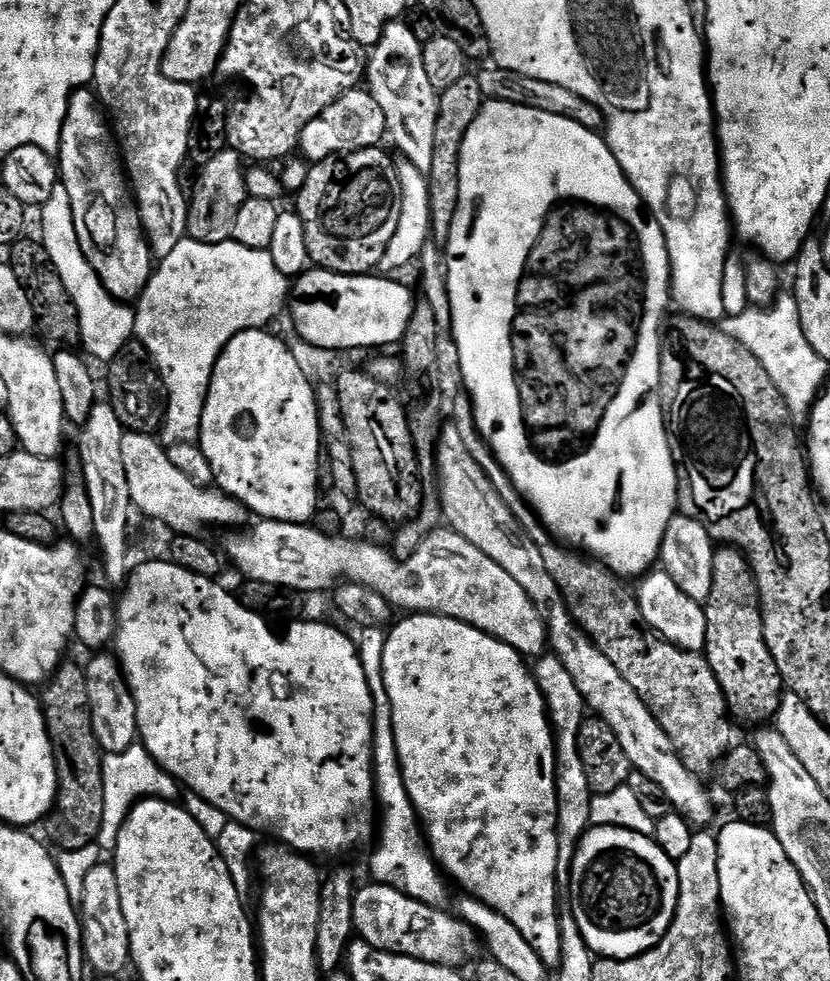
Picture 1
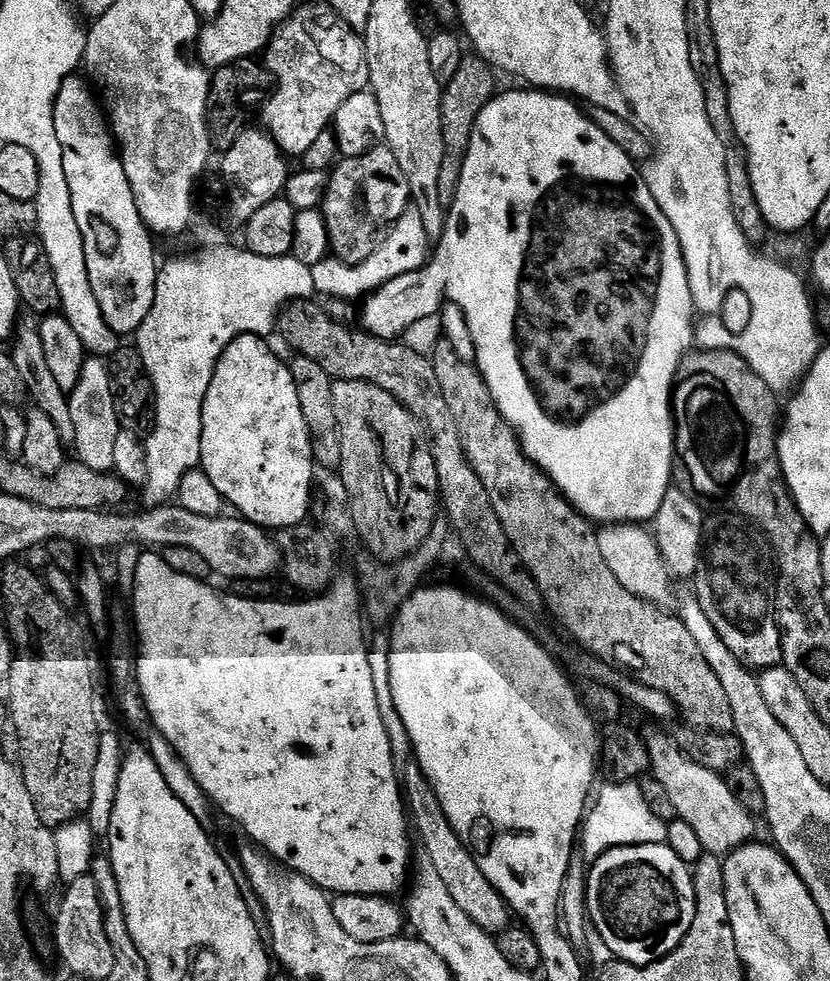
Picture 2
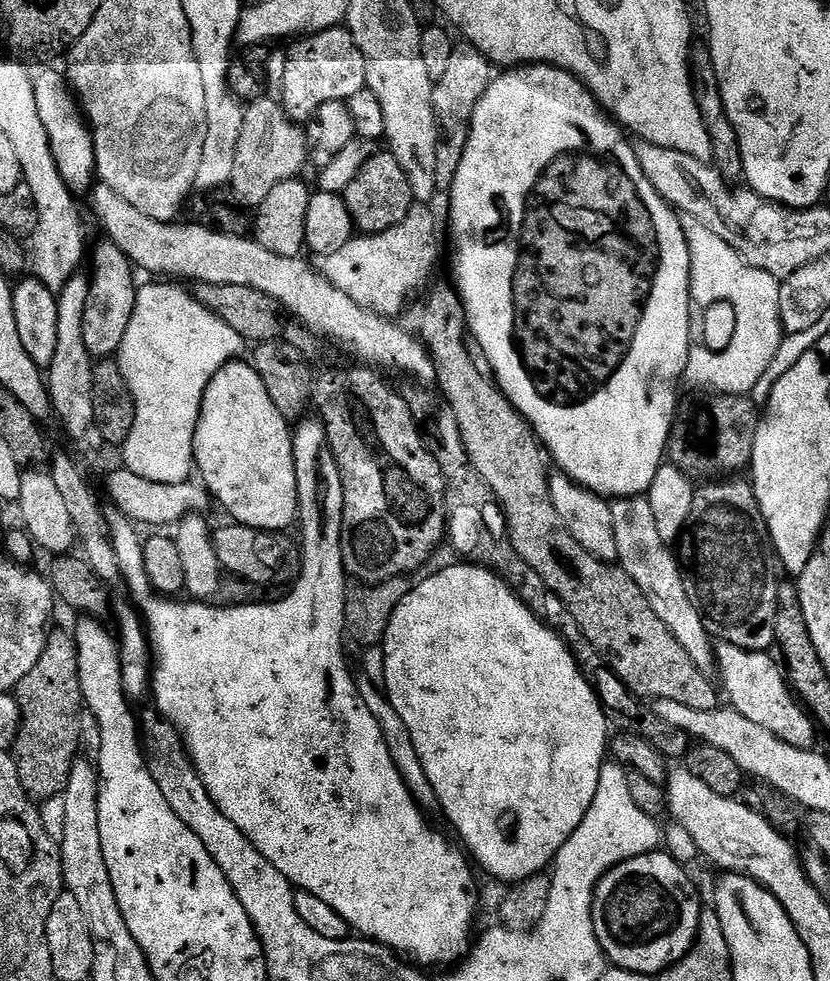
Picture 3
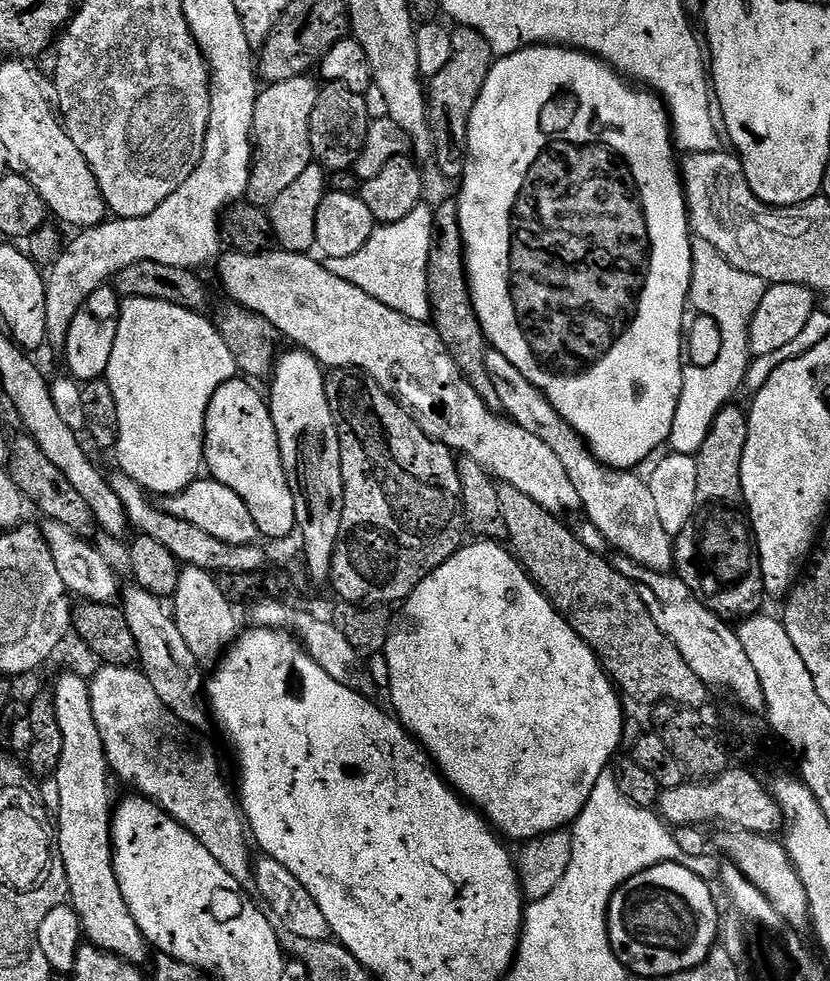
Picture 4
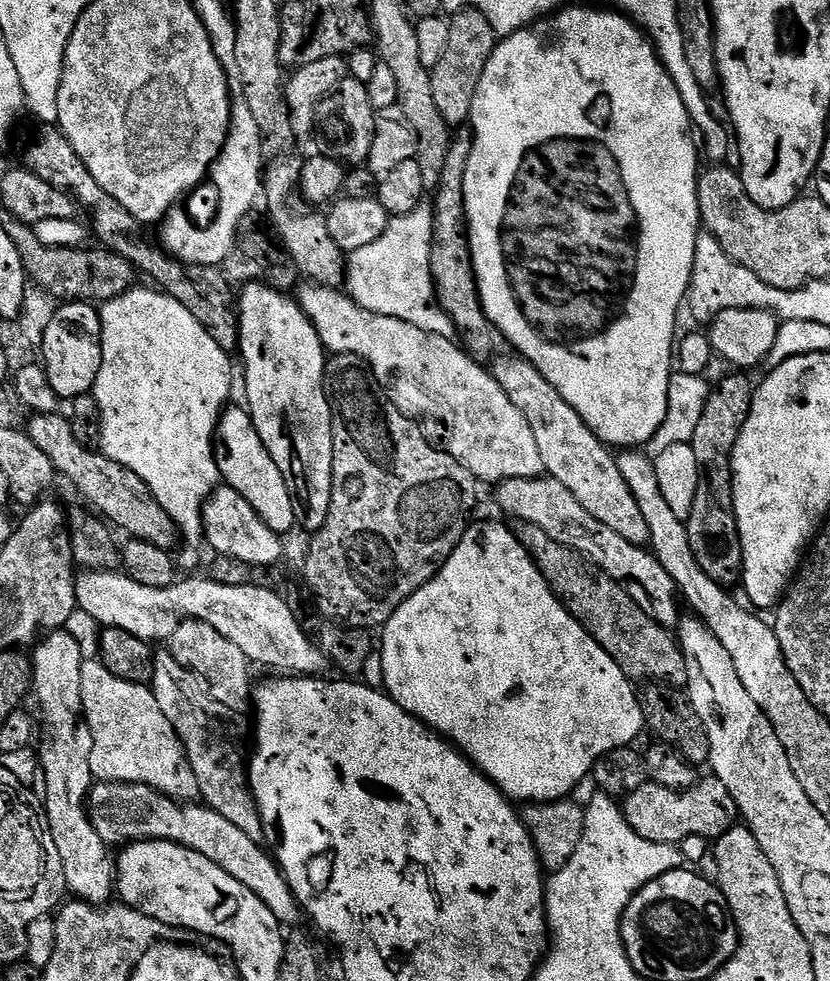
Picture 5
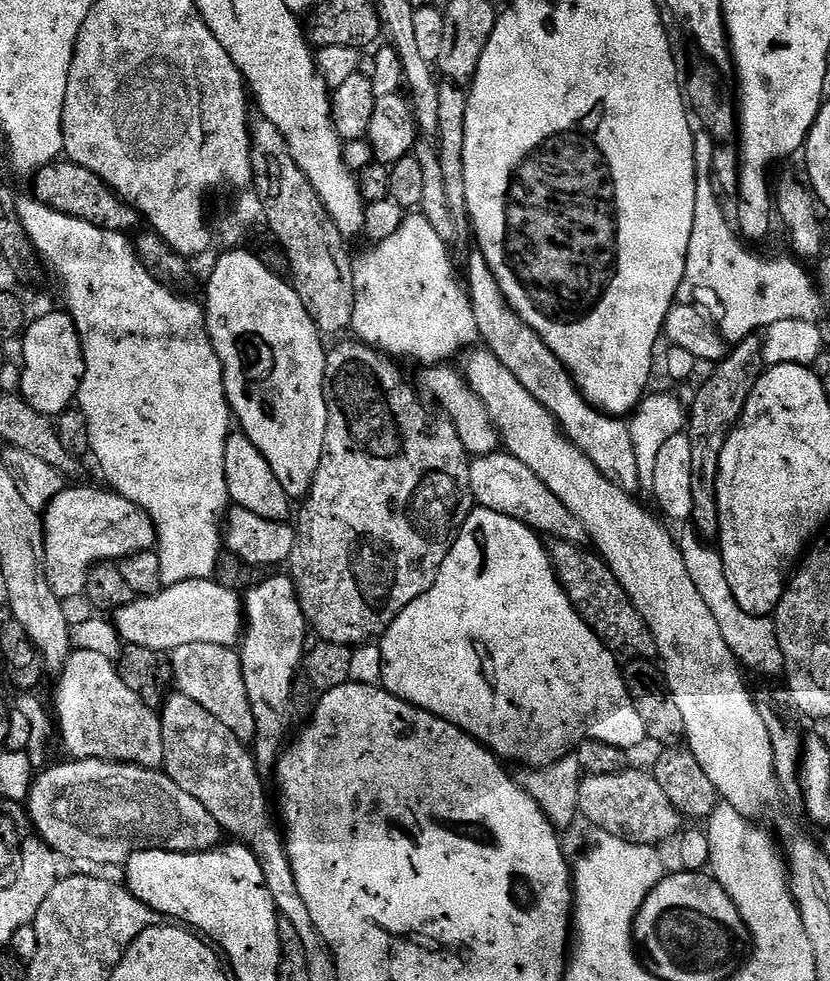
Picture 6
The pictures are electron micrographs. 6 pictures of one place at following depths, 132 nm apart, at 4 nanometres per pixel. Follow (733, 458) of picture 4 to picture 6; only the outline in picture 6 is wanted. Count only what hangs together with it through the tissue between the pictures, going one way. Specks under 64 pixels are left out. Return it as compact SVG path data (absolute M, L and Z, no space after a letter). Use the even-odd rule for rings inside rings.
M753 334L751 336L743 337L743 339L741 339L739 342L741 344L738 345L737 348L733 347L731 351L729 351L728 355L725 356L723 360L719 361L719 363L717 363L715 367L713 367L716 369L713 370L712 377L710 377L709 380L706 381L705 384L697 390L696 397L694 397L692 400L692 408L690 404L690 415L687 417L686 420L686 434L690 438L690 451L692 451L692 473L694 473L694 475L690 477L692 492L694 493L694 510L692 511L692 518L690 523L693 525L693 527L696 528L700 536L704 538L710 538L708 536L715 537L720 531L720 519L718 518L718 502L716 501L716 490L718 488L718 466L720 465L720 459L722 458L722 450L726 446L728 435L732 433L732 428L735 424L737 424L737 422L740 421L742 410L746 406L746 402L750 398L750 394L754 390L754 386L758 382L758 378L766 370L766 365L764 363L764 346L761 337L759 335Z

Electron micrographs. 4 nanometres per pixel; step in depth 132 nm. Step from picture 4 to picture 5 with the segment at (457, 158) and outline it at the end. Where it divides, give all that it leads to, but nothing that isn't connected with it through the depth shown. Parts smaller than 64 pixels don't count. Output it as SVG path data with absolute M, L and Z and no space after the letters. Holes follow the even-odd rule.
M464 8L448 20L450 38L446 45L446 54L442 54L442 62L430 69L434 90L434 102L438 106L442 118L450 126L464 126L471 121L472 109L475 108L474 94L478 94L478 82L482 82L482 74L486 70L486 62L494 54L498 37L494 26L482 14L473 8Z

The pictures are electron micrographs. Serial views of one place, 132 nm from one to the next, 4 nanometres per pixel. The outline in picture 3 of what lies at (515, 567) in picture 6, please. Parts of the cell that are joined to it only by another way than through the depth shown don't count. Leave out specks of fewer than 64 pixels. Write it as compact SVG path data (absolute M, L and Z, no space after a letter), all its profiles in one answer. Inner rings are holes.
M461 562L433 576L425 575L423 579L421 584L413 583L410 594L406 594L402 602L398 602L390 618L390 626L386 630L382 645L383 691L394 706L394 710L398 710L398 718L406 722L406 730L410 730L414 750L418 750L418 762L422 762L422 770L426 770L430 786L434 786L439 811L444 811L445 818L456 827L457 834L464 839L463 847L470 853L471 859L477 865L480 863L490 875L497 876L500 880L508 880L507 882L519 882L528 880L531 876L539 876L547 869L544 868L547 864L549 867L555 861L558 850L562 850L570 834L574 834L574 830L582 822L590 802L594 802L600 767L606 763L606 753L610 748L608 715L604 713L604 707L596 697L596 691L576 665L576 659L564 643L564 639L544 621L539 620L516 597L512 587L492 569L482 568L479 564L471 562Z

